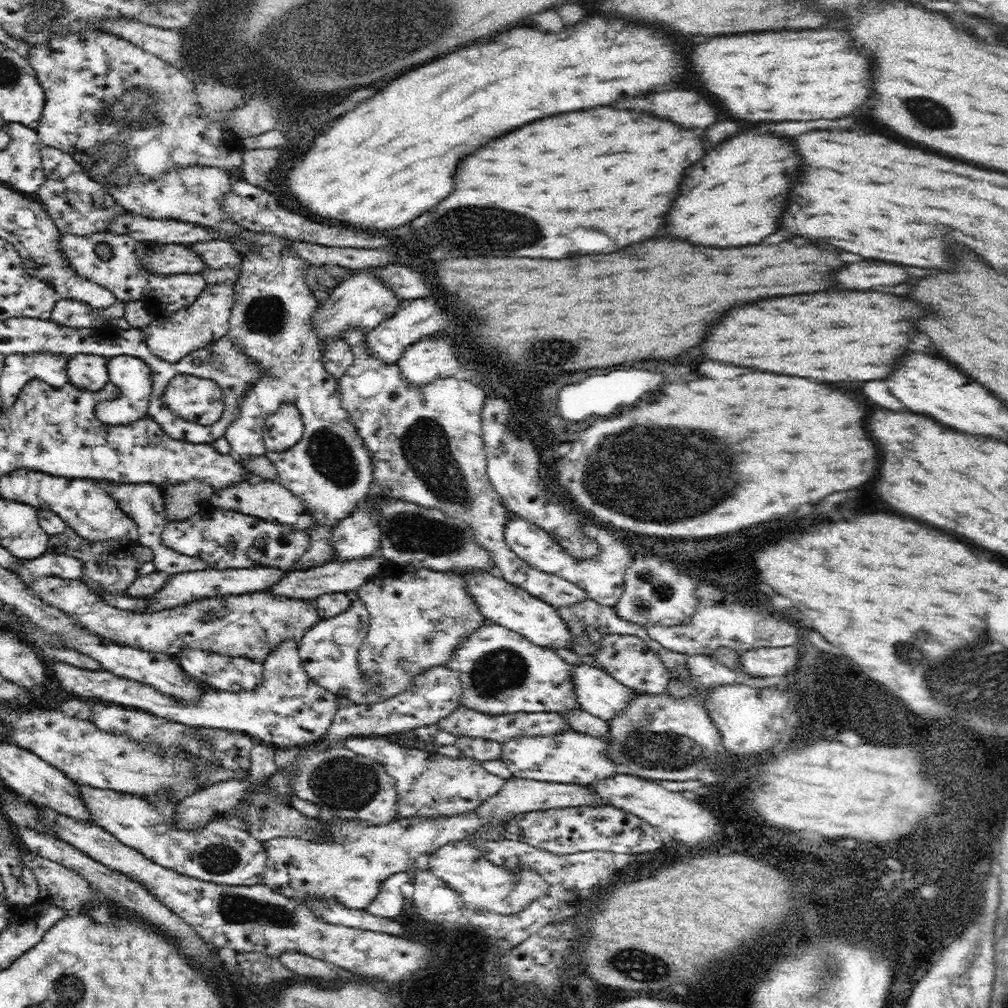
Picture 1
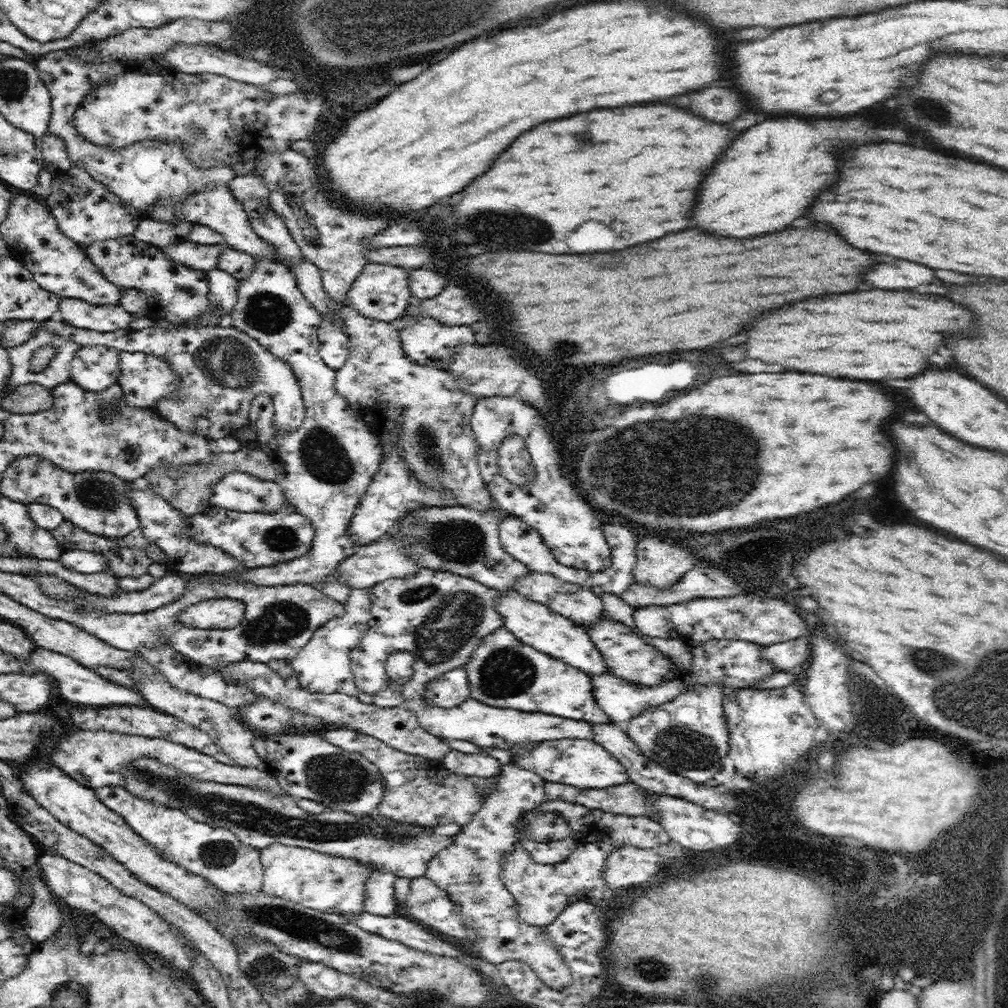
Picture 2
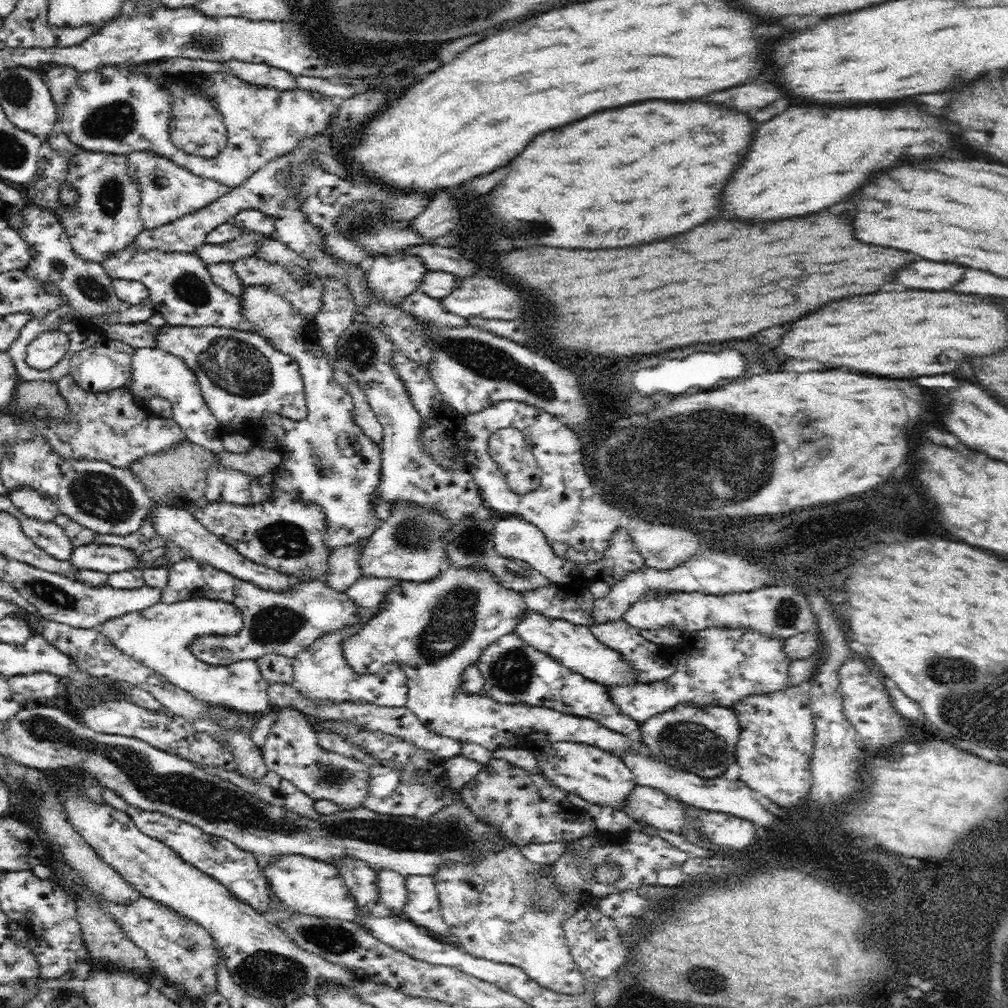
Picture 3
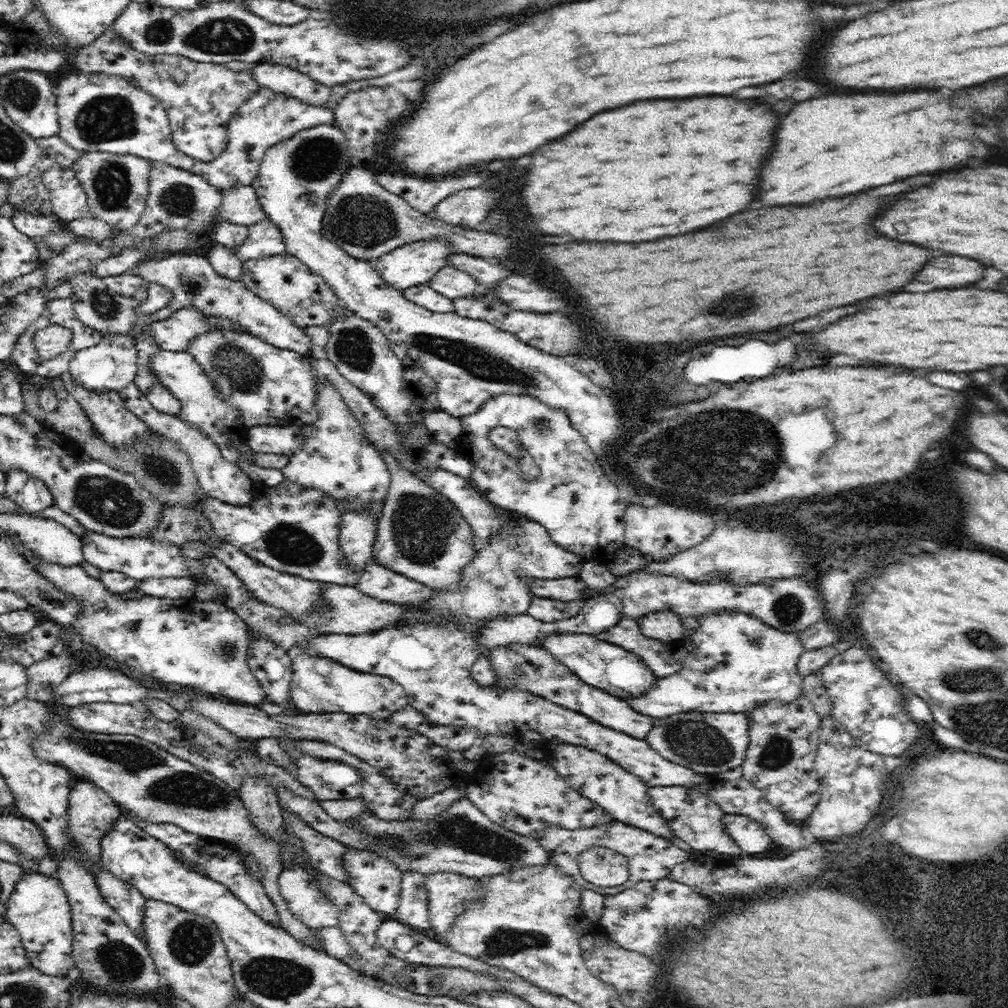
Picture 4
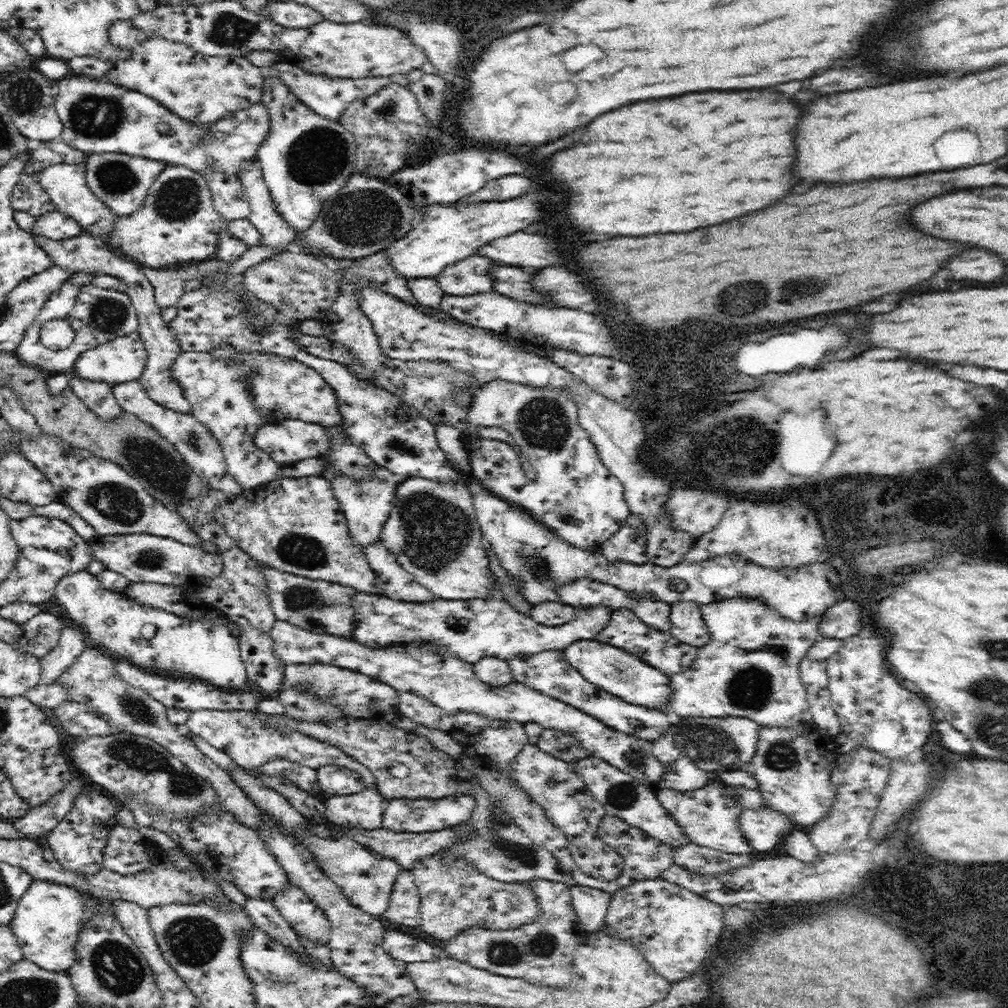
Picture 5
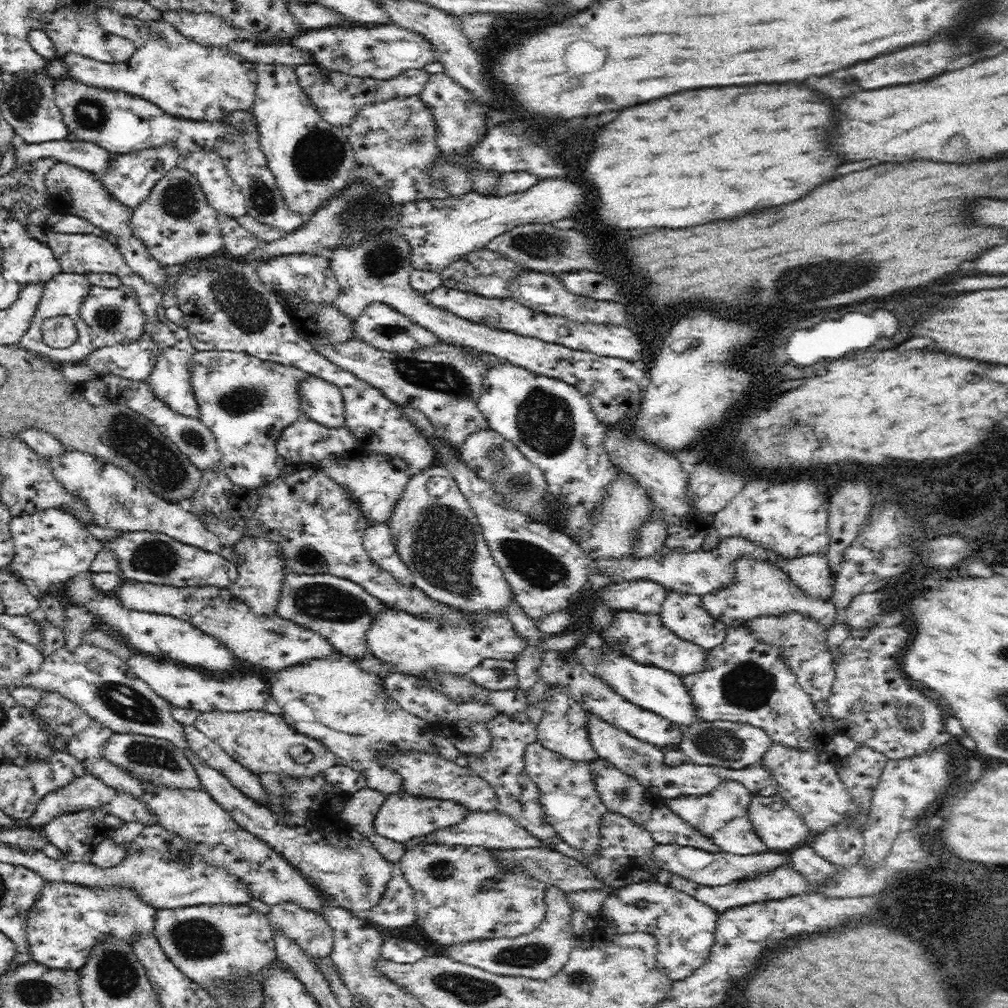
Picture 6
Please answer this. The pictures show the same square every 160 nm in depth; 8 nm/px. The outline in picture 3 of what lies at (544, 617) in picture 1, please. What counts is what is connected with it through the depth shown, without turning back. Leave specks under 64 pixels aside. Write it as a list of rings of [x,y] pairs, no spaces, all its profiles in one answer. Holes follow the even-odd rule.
[[[528,612],[526,618],[517,624],[515,632],[518,633],[524,642],[531,644],[536,650],[541,650],[556,659],[567,669],[582,675],[584,678],[607,686],[608,688],[622,688],[624,685],[637,685],[637,666],[621,654],[620,650],[606,646],[600,642],[588,625],[574,625],[568,621],[551,621],[539,617],[538,614]]]

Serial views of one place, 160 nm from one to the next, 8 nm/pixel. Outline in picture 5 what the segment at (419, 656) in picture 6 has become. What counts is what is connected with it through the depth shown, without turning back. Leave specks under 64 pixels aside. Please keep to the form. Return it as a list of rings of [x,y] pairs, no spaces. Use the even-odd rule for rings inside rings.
[[[360,593],[358,599],[360,599],[361,614],[357,618],[354,640],[362,646],[367,649],[408,648],[408,646],[416,649],[430,648],[438,652],[439,656],[450,657],[451,660],[462,661],[468,665],[476,664],[484,657],[498,657],[509,661],[521,654],[532,656],[542,651],[565,651],[575,642],[594,640],[598,631],[602,630],[602,626],[606,626],[611,616],[611,611],[604,606],[592,606],[589,609],[578,609],[576,617],[565,625],[549,627],[539,625],[532,618],[521,616],[501,596],[472,601],[447,601],[434,598],[424,602],[408,602],[388,596],[372,597],[369,594]]]

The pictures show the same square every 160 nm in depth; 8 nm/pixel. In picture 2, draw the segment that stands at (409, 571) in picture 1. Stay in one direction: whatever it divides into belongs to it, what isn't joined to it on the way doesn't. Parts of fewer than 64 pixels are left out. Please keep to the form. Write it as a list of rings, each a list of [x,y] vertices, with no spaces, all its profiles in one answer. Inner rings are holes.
[[[424,568],[416,577],[389,579],[374,585],[369,626],[360,642],[349,652],[351,671],[358,688],[376,693],[385,686],[384,665],[390,654],[410,652],[415,658],[413,675],[403,690],[404,704],[419,725],[448,741],[467,740],[490,749],[511,750],[519,744],[542,741],[596,738],[596,725],[543,712],[526,712],[490,706],[472,697],[456,706],[438,706],[428,699],[429,686],[446,673],[464,667],[484,638],[505,626],[501,602],[506,593],[494,590],[477,579],[465,578],[448,570]]]

